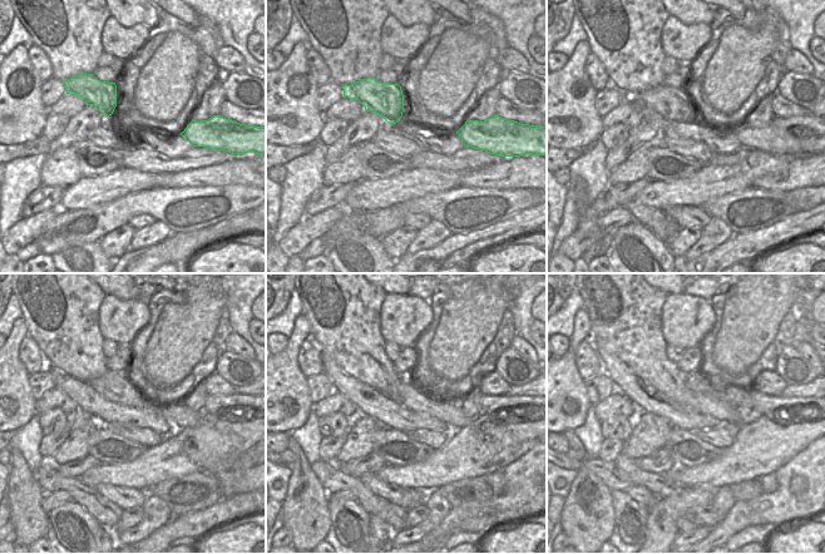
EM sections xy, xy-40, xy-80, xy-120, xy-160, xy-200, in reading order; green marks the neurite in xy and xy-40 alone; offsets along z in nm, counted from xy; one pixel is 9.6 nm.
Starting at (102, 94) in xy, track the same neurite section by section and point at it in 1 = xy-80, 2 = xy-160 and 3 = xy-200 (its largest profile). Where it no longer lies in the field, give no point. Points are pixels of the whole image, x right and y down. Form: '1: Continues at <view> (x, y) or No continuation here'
1: Continues at xy-80 (673, 104)
2: Continues at xy-160 (403, 391)
3: Continues at xy-200 (724, 411)

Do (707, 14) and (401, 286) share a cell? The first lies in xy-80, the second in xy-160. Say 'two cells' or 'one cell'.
one cell

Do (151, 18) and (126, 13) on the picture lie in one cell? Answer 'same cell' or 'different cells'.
same cell

